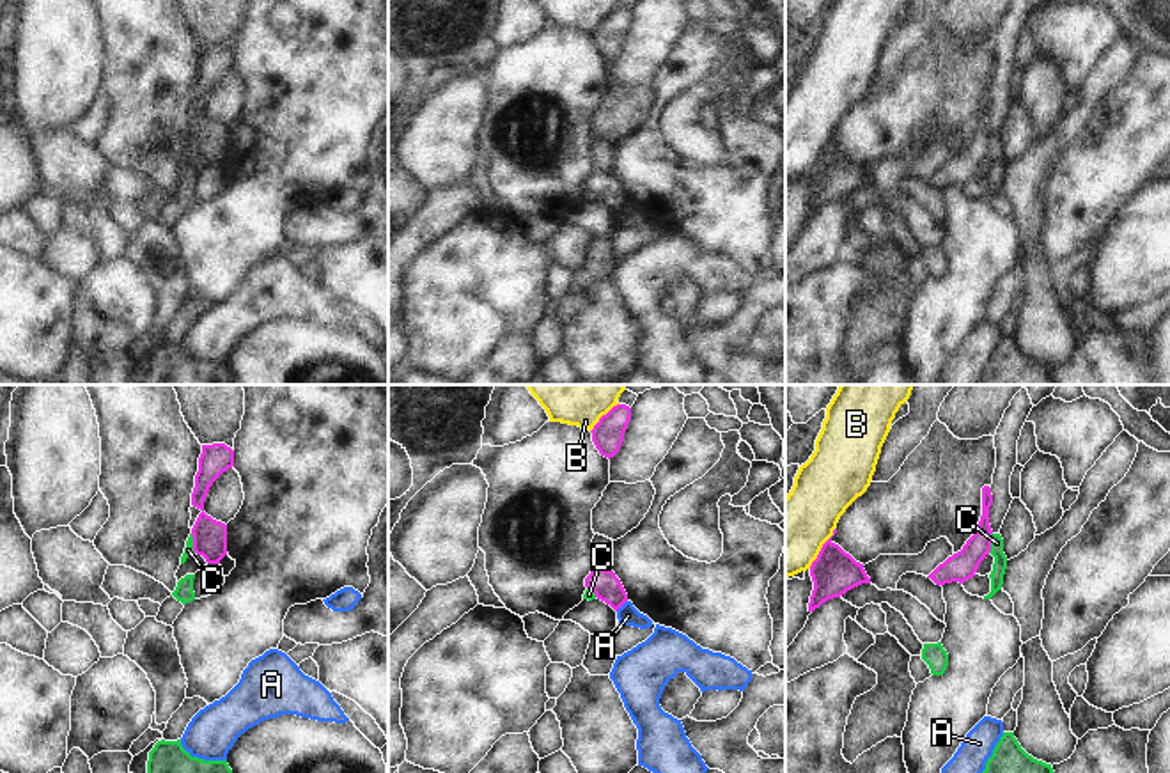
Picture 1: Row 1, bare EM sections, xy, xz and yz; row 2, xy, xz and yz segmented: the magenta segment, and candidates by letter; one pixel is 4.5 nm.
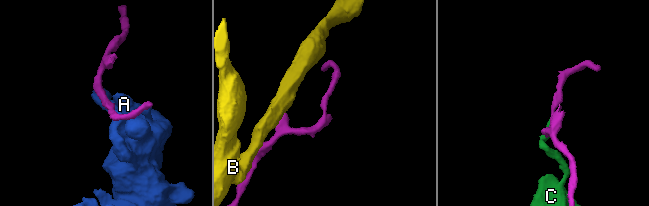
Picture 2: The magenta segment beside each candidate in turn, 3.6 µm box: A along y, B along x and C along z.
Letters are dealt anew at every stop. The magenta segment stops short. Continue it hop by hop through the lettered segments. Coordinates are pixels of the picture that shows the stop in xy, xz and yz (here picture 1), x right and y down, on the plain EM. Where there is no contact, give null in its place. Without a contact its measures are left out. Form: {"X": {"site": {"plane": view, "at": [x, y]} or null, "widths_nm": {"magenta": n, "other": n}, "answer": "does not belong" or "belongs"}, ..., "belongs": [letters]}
{"A": {"site": {"plane": "xz", "at": [621, 208]}, "widths_nm": {"magenta": 130, "other": 100}, "answer": "does not belong"}, "B": {"site": {"plane": "yz", "at": [821, 151]}, "widths_nm": {"magenta": 200, "other": 340}, "answer": "does not belong"}, "C": {"site": {"plane": "yz", "at": [990, 146]}, "widths_nm": {"magenta": 140, "other": 60}, "answer": "does not belong"}, "belongs": []}

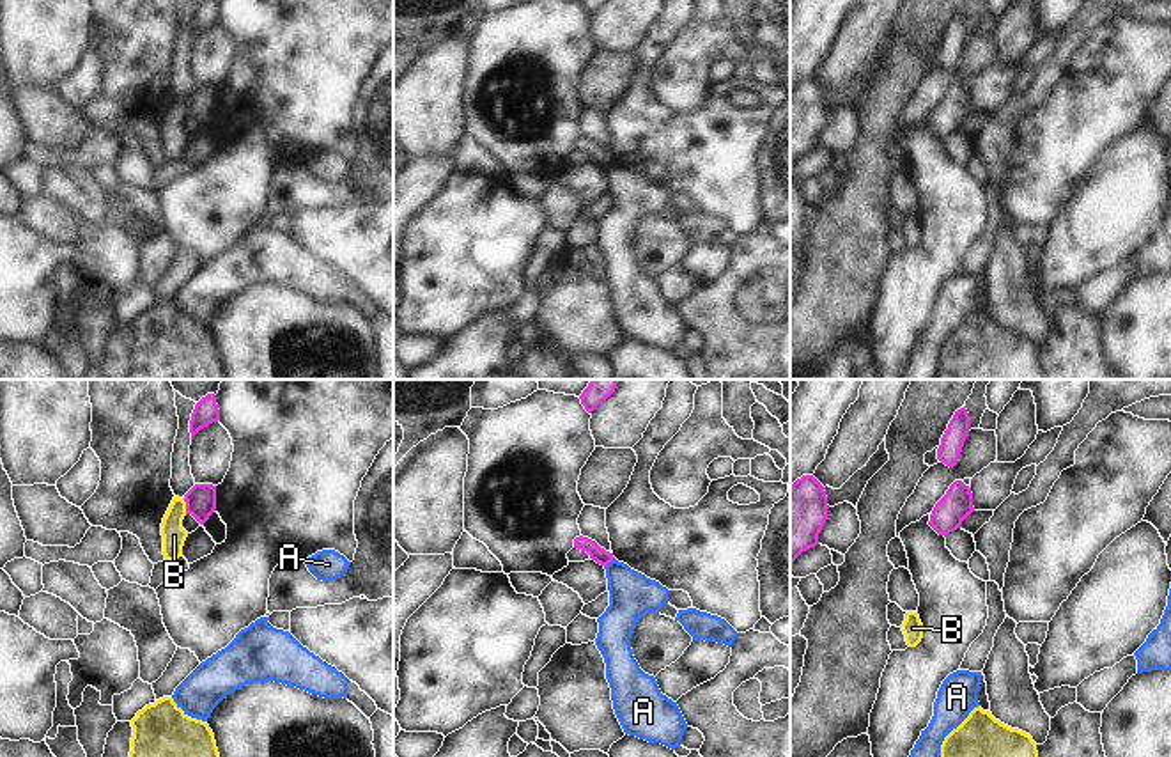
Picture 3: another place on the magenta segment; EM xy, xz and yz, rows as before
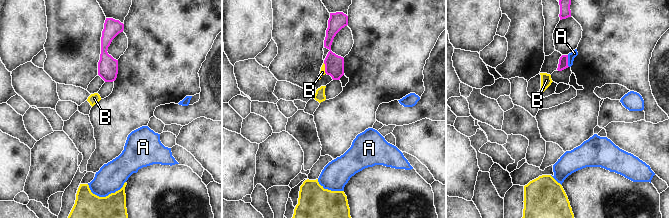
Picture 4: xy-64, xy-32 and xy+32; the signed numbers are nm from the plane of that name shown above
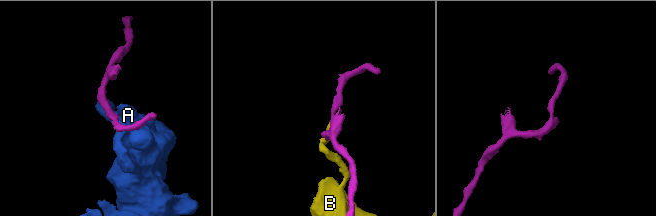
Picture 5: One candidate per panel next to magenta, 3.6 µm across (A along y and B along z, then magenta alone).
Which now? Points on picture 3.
{"A": {"site": {"plane": "xz", "at": [608, 165]}, "widths_nm": {"magenta": 70, "other": 200}, "answer": "does not belong"}, "B": {"site": {"plane": "xy", "at": [186, 109]}, "widths_nm": {"magenta": 140, "other": 110}, "answer": "does not belong"}, "belongs": []}

